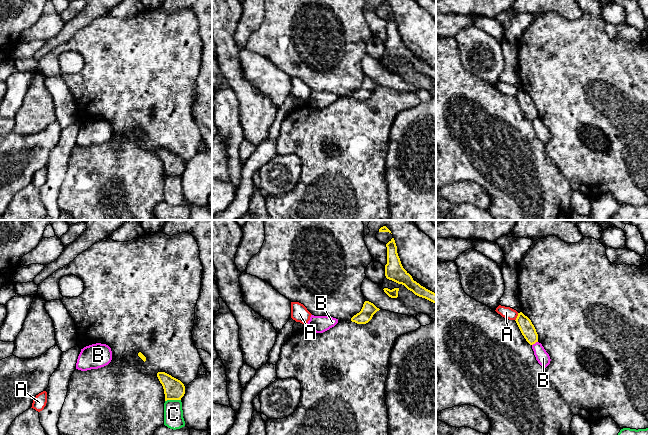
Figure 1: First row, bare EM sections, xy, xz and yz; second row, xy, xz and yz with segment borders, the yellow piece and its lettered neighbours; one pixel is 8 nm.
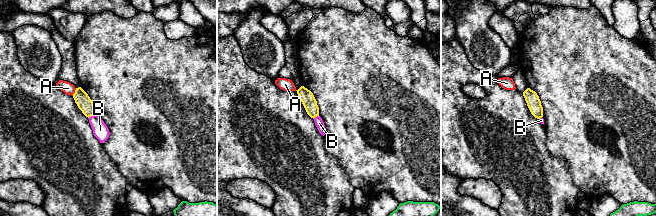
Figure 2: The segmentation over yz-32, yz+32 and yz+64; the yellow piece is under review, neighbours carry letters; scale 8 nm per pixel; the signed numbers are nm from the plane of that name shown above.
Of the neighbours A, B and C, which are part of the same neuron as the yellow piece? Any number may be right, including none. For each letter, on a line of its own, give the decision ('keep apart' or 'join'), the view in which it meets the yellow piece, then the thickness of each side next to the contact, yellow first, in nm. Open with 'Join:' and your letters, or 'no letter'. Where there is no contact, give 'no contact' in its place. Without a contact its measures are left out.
Join: no letter
A: keep apart; meets yellow in yz; 120 nm thick on the yellow side, 90 nm on the other
B: keep apart; meets yellow in yz; 120 nm thick on the yellow side, 110 nm on the other
C: keep apart; meets yellow in xy; 170 nm thick on the yellow side, 160 nm on the other

